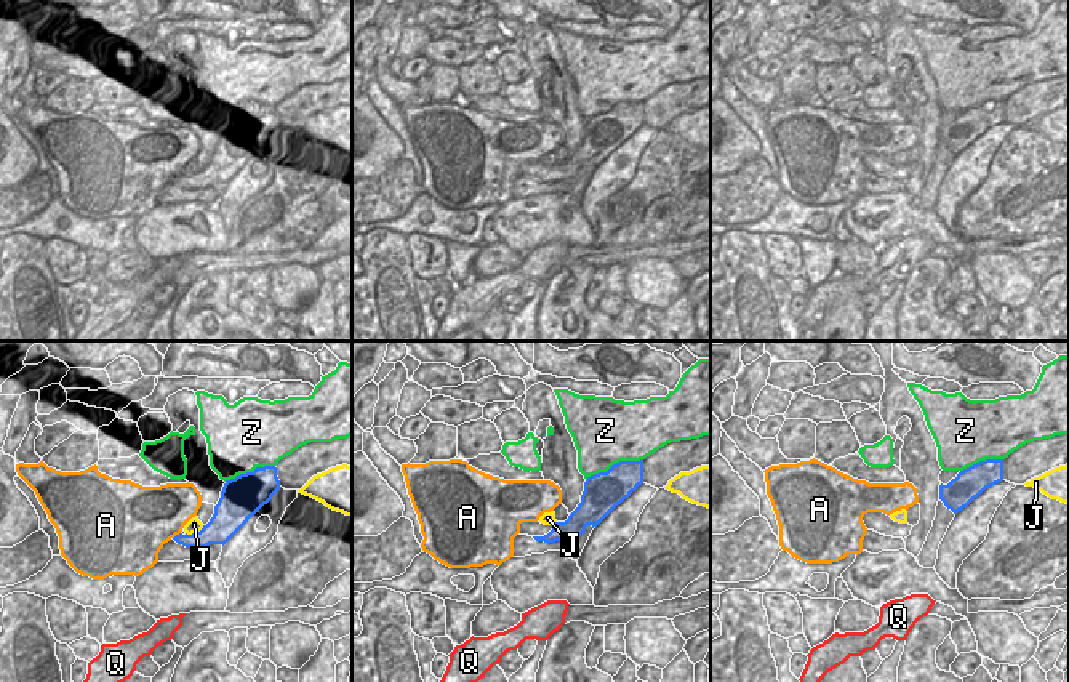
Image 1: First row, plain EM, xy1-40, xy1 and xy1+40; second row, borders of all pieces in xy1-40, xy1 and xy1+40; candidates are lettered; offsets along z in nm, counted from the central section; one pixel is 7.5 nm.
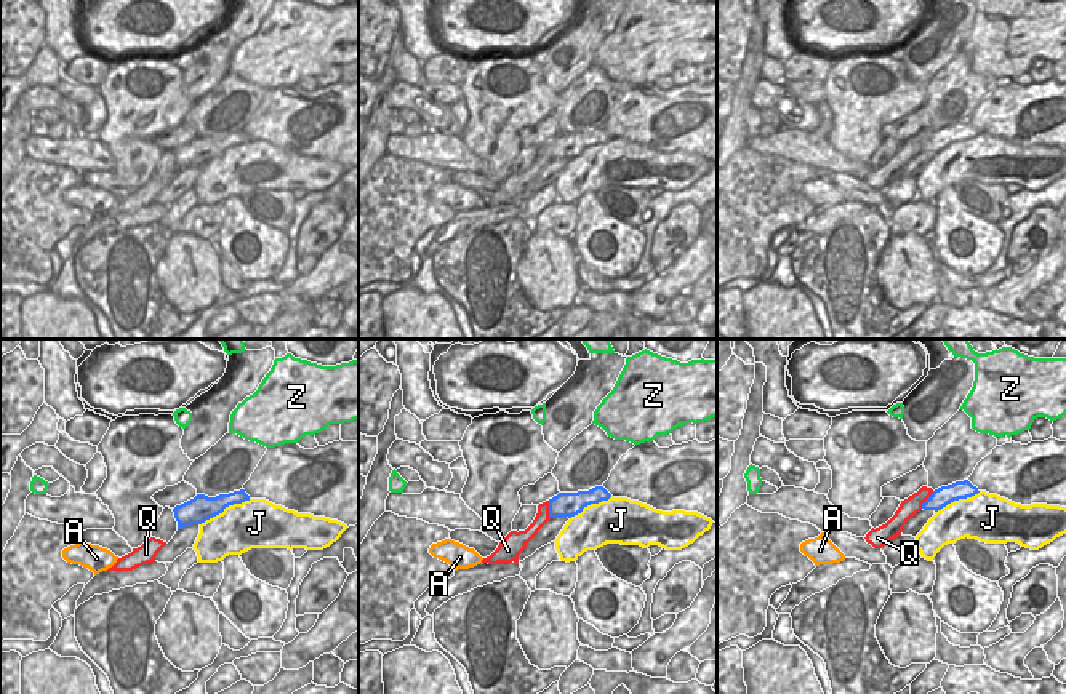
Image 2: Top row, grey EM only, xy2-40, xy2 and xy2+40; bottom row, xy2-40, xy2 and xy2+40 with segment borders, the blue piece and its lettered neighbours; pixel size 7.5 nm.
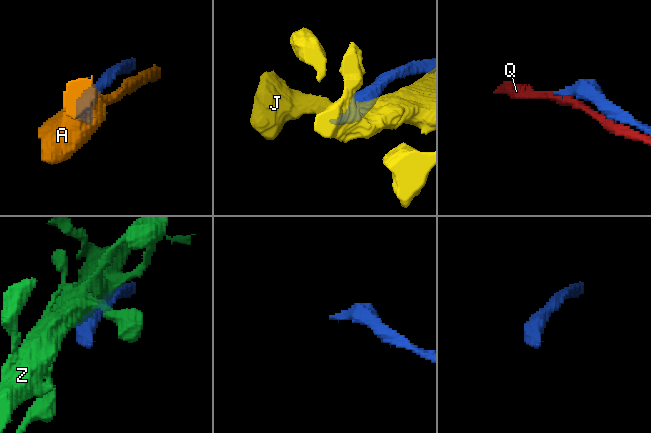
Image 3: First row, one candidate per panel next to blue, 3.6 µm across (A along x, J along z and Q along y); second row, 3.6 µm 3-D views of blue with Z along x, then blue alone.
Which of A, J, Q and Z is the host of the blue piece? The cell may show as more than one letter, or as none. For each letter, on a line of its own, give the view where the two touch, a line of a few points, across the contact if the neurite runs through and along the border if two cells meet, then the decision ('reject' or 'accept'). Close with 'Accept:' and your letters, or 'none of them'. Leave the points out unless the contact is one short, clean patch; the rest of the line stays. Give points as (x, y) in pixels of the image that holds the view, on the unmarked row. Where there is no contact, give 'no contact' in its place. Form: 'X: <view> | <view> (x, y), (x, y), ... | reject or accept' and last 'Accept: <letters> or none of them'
A: xy1-40 | reject
J: xy2-40 | reject
Q: xy2 | reject
Z: xy1 | reject
Accept: none of them

